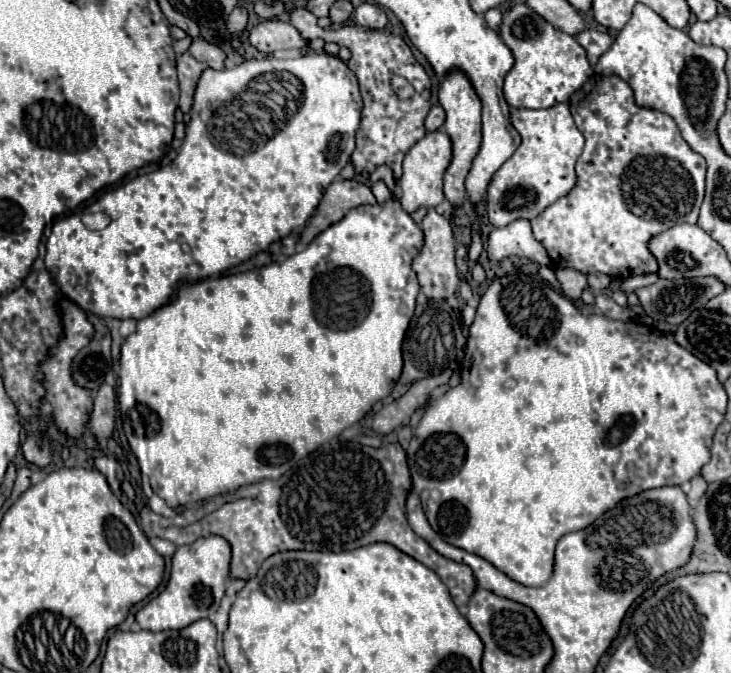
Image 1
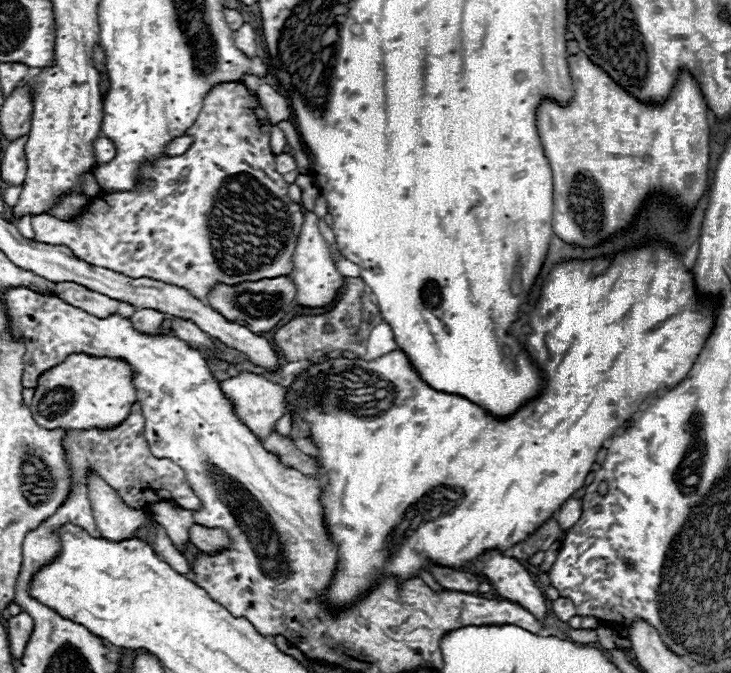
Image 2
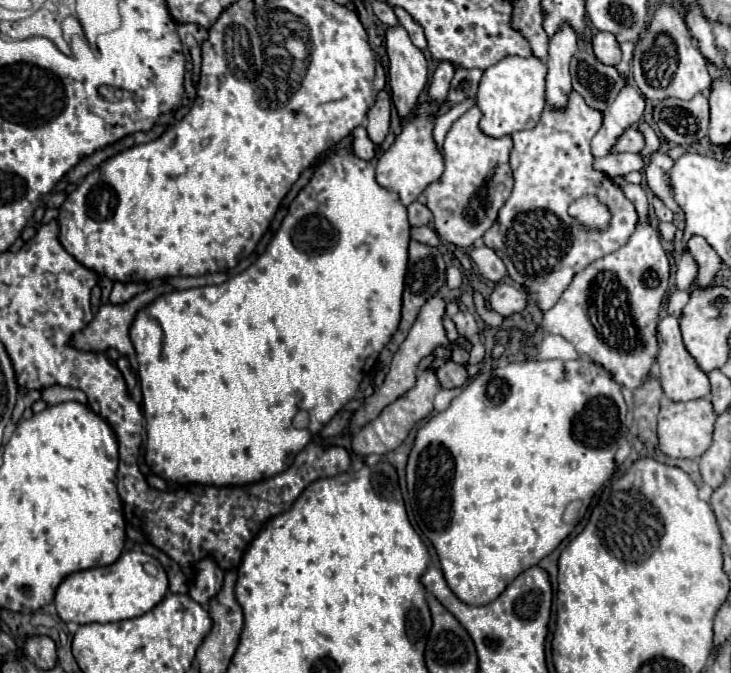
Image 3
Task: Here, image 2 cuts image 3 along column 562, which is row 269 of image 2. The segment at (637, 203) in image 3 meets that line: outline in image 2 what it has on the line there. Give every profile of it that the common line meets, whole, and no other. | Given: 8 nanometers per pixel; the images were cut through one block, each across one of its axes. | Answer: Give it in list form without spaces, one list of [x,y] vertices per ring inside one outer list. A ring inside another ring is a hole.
[[[304,212],[304,224],[292,254],[294,270],[288,274],[296,286],[296,298],[294,304],[302,308],[324,308],[338,296],[338,290],[344,284],[344,276],[338,272],[336,262],[332,260],[330,248],[324,240],[324,236],[318,230],[318,216],[314,212]]]

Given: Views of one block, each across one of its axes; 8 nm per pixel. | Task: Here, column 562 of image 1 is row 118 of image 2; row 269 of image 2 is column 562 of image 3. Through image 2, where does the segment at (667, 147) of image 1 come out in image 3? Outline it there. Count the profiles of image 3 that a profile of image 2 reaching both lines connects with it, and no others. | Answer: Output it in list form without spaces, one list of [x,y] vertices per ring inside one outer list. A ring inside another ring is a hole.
[[[578,92],[568,94],[568,102],[564,108],[552,108],[546,106],[542,112],[540,122],[532,130],[514,132],[514,148],[510,154],[510,168],[514,174],[514,188],[506,204],[500,208],[498,220],[492,226],[488,236],[484,238],[484,244],[488,248],[494,248],[494,252],[504,260],[504,264],[510,268],[508,276],[520,286],[526,288],[526,292],[532,296],[536,306],[544,312],[550,310],[556,300],[562,296],[562,292],[572,282],[574,274],[586,268],[590,262],[618,250],[626,240],[634,234],[638,224],[638,214],[634,204],[624,196],[624,192],[602,172],[598,172],[592,166],[592,154],[590,154],[590,140],[602,126],[602,112],[596,108],[590,108],[586,100]],[[582,196],[596,196],[608,210],[610,210],[610,224],[608,228],[590,228],[582,226],[576,218],[568,214],[568,206]]]

